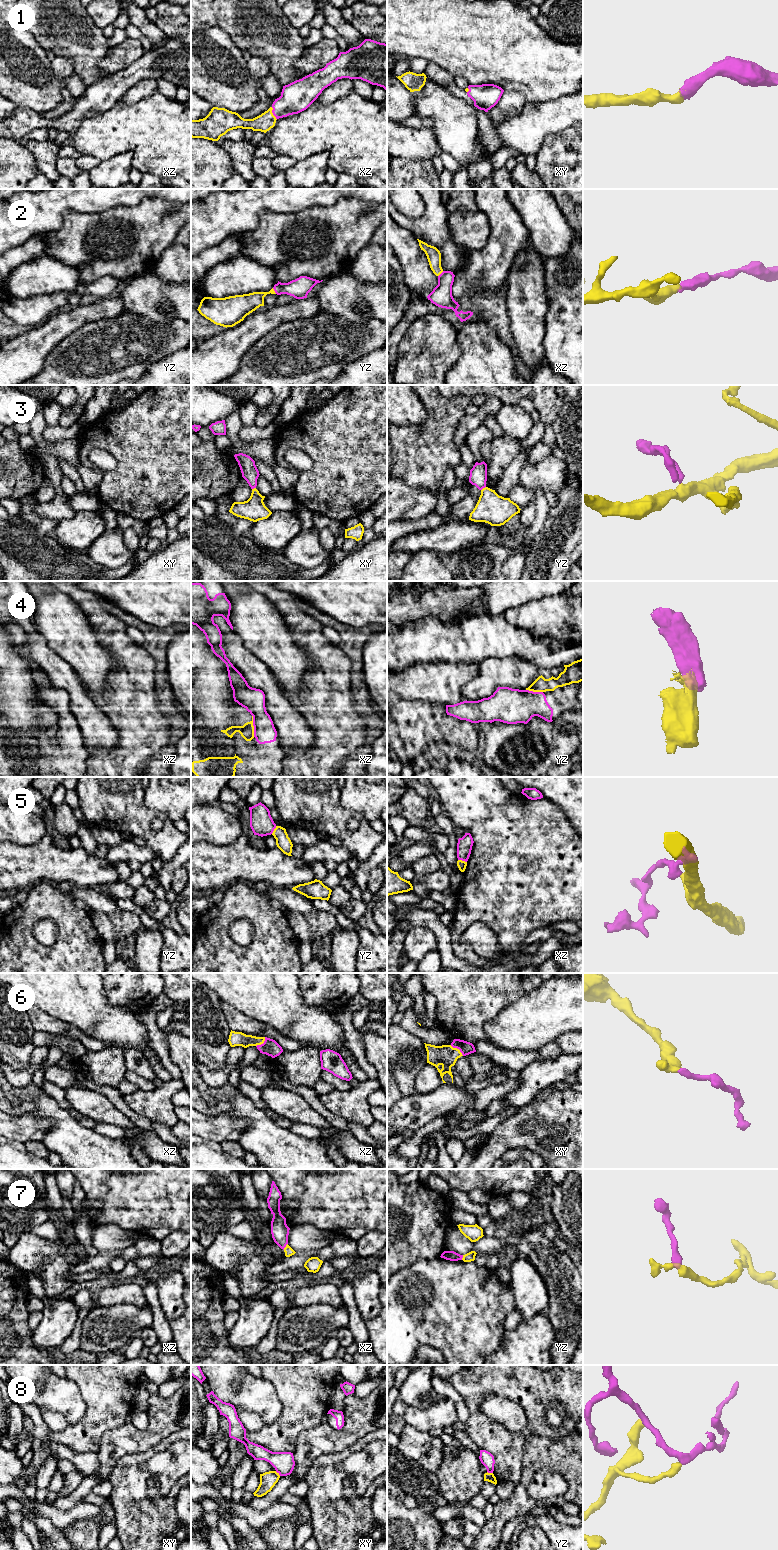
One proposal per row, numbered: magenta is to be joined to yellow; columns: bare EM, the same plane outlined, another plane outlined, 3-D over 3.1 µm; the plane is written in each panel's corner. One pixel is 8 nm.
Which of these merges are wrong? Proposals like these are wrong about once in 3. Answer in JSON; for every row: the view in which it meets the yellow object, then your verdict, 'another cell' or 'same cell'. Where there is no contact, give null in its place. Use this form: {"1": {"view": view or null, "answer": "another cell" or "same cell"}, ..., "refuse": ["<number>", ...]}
{"1": {"view": "xz", "answer": "same cell"}, "2": {"view": "yz", "answer": "same cell"}, "3": {"view": "yz", "answer": "same cell"}, "4": {"view": "xz", "answer": "another cell"}, "5": {"view": "xz", "answer": "another cell"}, "6": {"view": "xy", "answer": "same cell"}, "7": {"view": "xz", "answer": "same cell"}, "8": {"view": "xy", "answer": "another cell"}, "refuse": ["4", "5", "8"]}

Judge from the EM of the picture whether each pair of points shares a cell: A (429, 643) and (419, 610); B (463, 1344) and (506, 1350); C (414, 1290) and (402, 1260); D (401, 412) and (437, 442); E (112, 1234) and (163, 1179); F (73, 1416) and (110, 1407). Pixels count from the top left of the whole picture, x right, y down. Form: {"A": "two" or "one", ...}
{"A": "two", "B": "two", "C": "two", "D": "two", "E": "two", "F": "two"}

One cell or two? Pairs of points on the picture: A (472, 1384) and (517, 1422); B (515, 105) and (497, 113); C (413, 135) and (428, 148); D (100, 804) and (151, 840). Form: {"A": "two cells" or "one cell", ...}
{"A": "two cells", "B": "one cell", "C": "one cell", "D": "one cell"}

